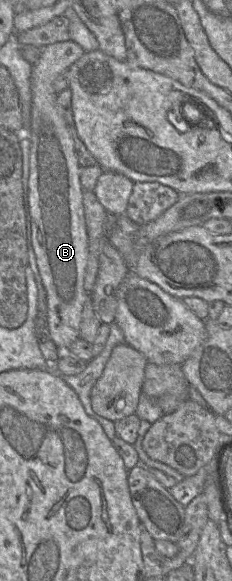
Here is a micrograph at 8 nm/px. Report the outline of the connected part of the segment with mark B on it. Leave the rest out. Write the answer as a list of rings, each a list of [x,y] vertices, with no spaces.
[[[72,40],[53,43],[42,48],[39,60],[32,65],[30,126],[27,132],[22,133],[30,141],[26,218],[28,213],[31,224],[31,245],[41,282],[46,292],[46,337],[51,339],[62,352],[66,351],[80,337],[82,311],[86,300],[90,299],[90,293],[84,288],[88,263],[88,235],[83,206],[84,190],[80,183],[80,166],[74,141],[57,106],[58,94],[54,90],[53,83],[62,72],[69,69],[84,53],[84,49]]]

